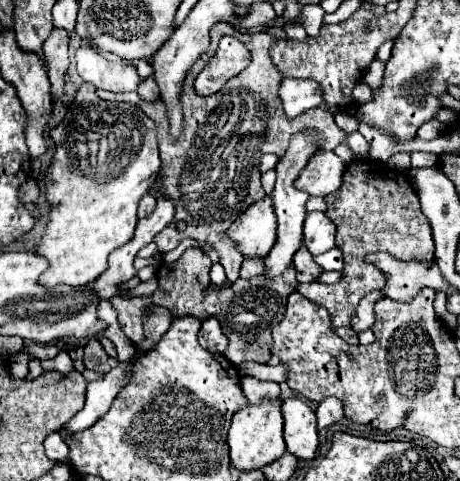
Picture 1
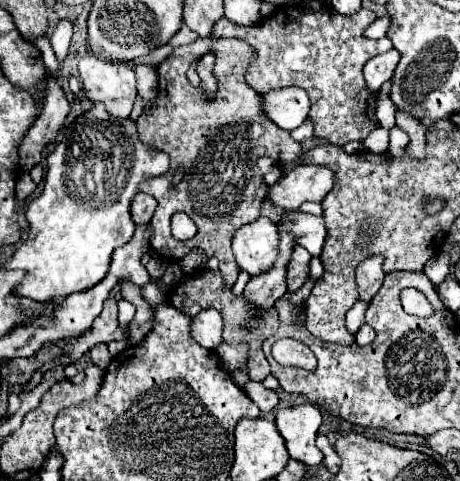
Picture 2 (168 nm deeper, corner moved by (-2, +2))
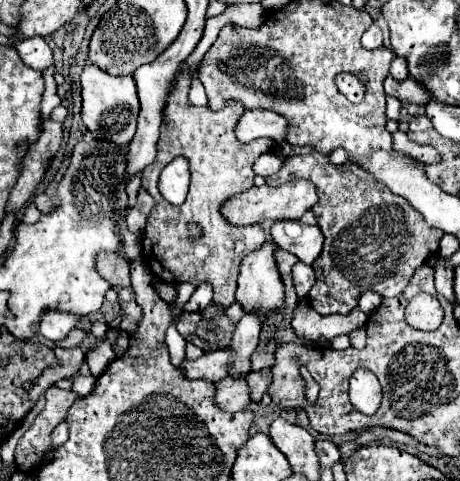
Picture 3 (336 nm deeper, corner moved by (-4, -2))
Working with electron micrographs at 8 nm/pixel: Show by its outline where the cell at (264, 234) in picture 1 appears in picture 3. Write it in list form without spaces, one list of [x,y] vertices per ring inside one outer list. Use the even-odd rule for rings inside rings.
[[[266,241],[242,259],[238,275],[236,301],[246,311],[258,311],[262,321],[270,311],[284,307],[284,285],[276,271],[274,253],[274,241]]]

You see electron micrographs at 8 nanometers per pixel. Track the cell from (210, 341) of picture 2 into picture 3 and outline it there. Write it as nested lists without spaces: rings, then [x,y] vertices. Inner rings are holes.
[[[182,313],[180,321],[176,323],[176,329],[182,337],[194,337],[198,325],[204,321],[202,313]]]

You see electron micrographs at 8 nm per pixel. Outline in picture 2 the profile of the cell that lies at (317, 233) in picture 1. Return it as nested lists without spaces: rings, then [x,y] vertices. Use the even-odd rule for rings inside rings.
[[[296,211],[296,213],[284,213],[282,223],[286,225],[286,231],[294,237],[294,241],[302,245],[312,257],[320,255],[322,245],[326,241],[326,227],[322,217]]]

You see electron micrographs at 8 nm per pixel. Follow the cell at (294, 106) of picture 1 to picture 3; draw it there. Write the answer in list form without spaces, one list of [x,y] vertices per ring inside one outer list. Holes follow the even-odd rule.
[[[256,109],[256,111],[246,111],[240,117],[236,125],[236,137],[240,141],[270,137],[276,143],[282,143],[286,129],[288,129],[288,119],[284,119],[284,115],[276,115],[276,111]]]

